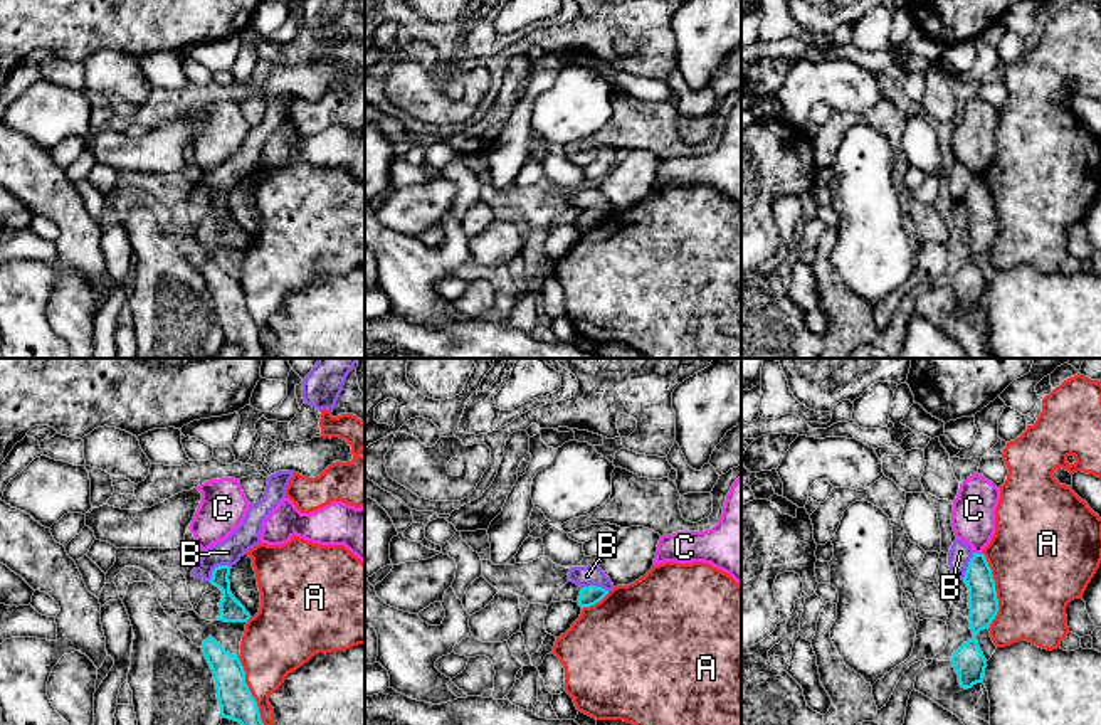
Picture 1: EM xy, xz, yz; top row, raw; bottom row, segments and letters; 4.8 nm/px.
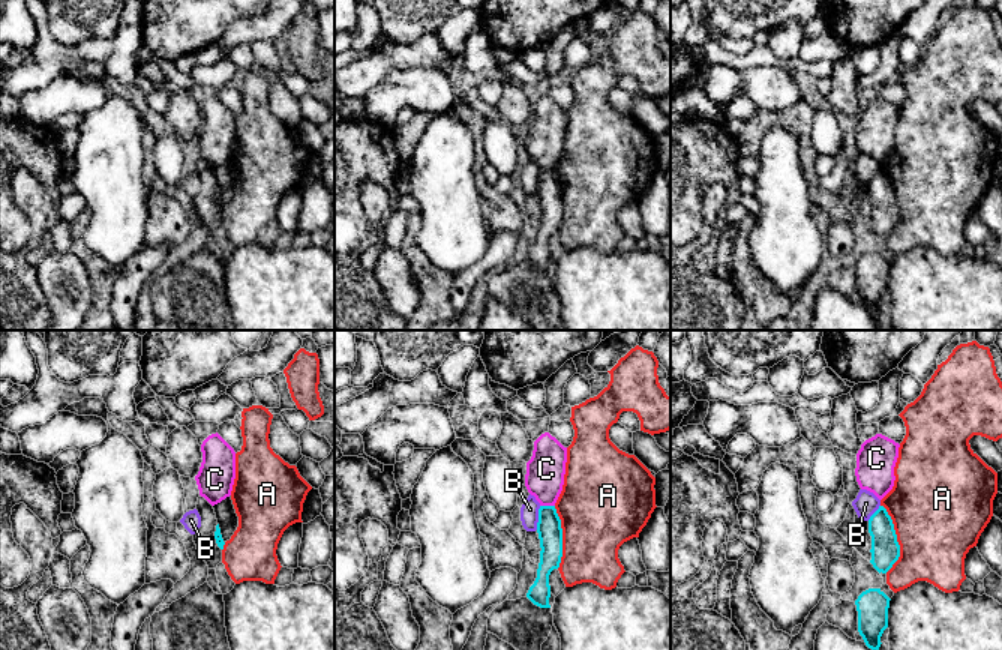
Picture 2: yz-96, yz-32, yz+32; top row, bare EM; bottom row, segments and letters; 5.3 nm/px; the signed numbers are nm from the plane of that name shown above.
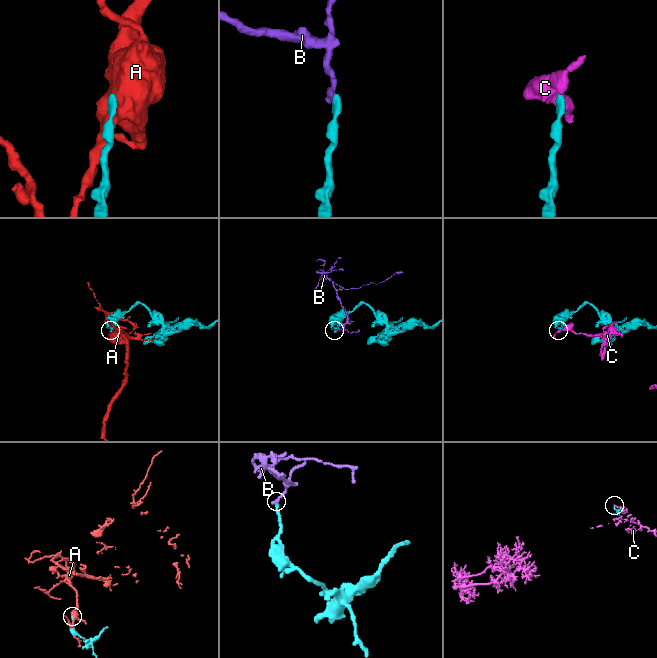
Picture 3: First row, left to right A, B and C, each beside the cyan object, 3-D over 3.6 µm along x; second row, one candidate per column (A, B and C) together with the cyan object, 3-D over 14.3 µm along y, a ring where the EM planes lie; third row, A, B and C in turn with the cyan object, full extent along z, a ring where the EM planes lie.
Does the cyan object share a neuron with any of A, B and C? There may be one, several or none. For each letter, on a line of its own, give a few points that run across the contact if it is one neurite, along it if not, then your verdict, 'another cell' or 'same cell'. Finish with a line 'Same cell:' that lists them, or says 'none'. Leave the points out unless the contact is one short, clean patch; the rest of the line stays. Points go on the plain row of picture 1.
A: another cell
B: line xy (231, 189), (217, 189), (209, 204); another cell
C: line yz (975, 175), (980, 177); another cell
Same cell: none

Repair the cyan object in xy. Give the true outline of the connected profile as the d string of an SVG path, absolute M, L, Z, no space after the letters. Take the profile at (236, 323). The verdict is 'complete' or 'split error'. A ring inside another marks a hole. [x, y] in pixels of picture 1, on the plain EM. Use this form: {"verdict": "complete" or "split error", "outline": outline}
{"verdict": "complete", "outline": "M212 259L203 264L202 276L213 296L220 338L239 345L244 358L264 358L266 350L239 279L225 274Z"}

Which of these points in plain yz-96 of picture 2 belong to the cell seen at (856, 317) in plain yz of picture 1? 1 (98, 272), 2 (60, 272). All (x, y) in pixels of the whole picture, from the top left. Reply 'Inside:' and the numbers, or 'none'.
Inside: 1

